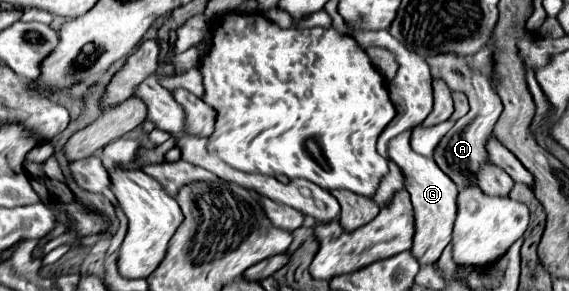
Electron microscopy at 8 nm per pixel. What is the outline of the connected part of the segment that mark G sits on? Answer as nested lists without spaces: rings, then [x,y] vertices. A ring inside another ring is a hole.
[[[406,130],[398,136],[394,136],[394,140],[390,140],[388,158],[400,168],[400,172],[404,176],[404,188],[412,198],[414,216],[416,216],[416,234],[414,234],[412,254],[420,260],[420,264],[434,264],[440,258],[442,250],[452,240],[458,186],[434,164],[432,158],[412,152],[410,134],[412,134],[412,130]]]

